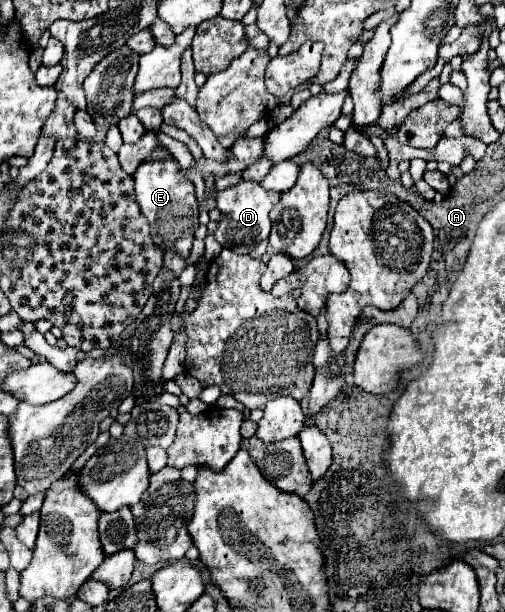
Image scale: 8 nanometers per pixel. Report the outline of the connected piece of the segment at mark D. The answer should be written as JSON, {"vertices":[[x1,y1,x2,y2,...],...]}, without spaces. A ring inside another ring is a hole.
{"vertices":[[239,181,235,187,229,187,225,191,217,193,217,209,221,211,221,221,215,231,215,239,235,253,251,253,263,239,269,237,271,231,271,219,269,211,279,201,281,193,267,191,259,183,253,181]]}

